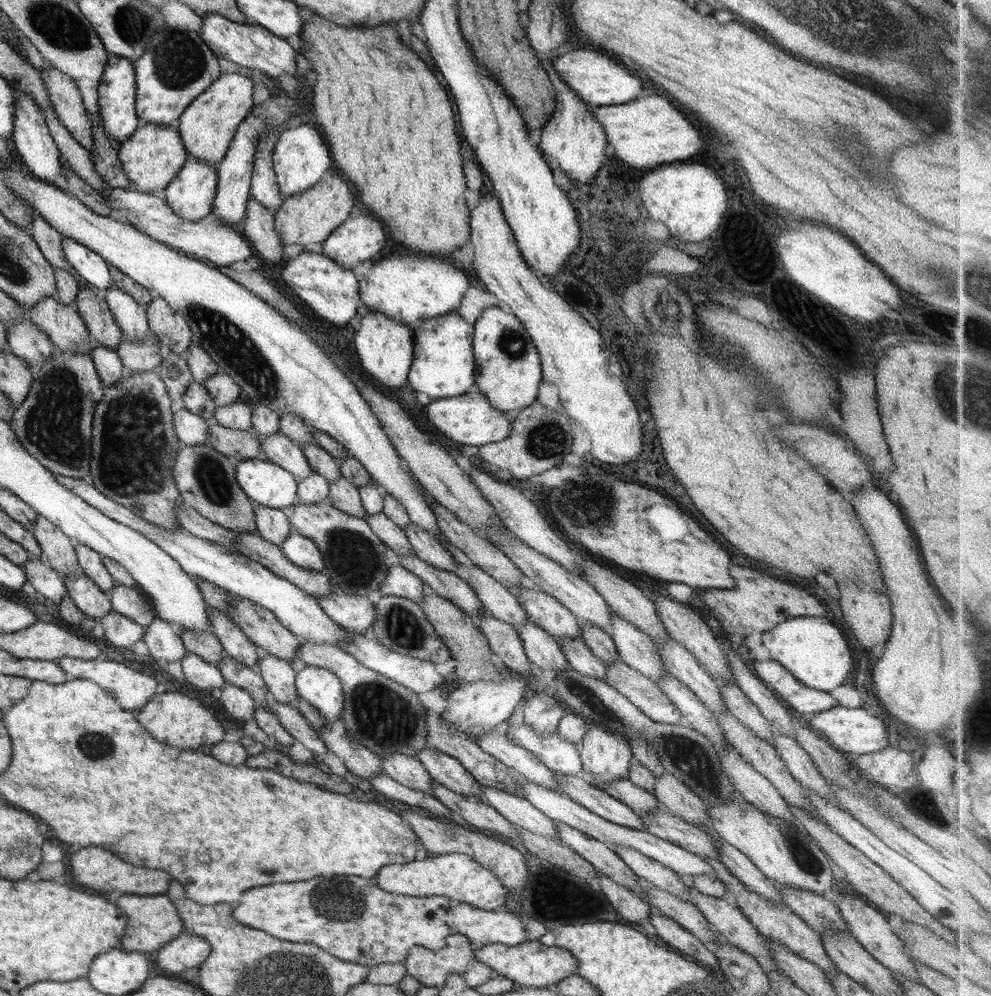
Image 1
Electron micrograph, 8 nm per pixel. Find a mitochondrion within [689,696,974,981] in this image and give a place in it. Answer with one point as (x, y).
(803, 856)

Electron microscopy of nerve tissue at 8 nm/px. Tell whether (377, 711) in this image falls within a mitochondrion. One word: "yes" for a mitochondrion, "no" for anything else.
yes

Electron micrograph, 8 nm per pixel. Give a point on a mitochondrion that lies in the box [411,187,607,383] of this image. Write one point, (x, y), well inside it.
(511, 343)

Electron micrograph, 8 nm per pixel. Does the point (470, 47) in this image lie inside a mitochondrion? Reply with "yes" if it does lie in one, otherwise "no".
no

